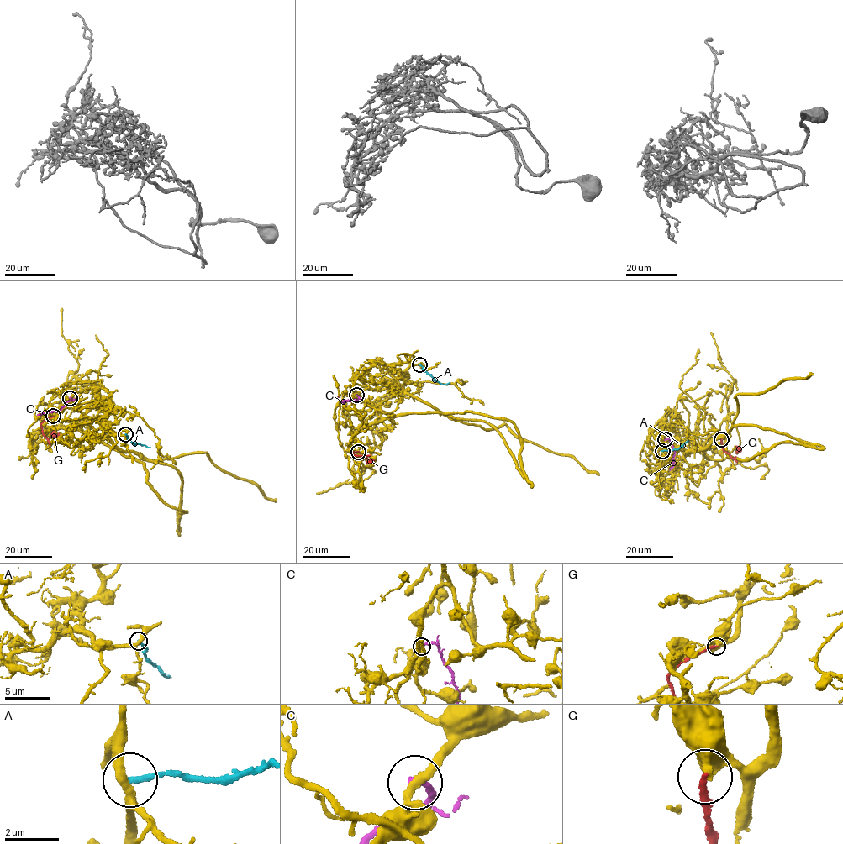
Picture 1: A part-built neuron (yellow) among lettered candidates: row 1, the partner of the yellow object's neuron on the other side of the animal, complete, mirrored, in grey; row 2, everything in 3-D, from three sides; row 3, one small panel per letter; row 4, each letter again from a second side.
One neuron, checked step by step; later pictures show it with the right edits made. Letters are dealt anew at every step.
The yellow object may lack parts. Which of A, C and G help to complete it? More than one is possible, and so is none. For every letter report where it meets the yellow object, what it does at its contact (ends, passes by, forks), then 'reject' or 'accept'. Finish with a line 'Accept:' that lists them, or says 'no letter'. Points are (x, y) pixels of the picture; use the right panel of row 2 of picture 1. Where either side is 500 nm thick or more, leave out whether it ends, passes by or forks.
A: meets yellow at (662, 451); it ends there; reject
C: meets yellow at (665, 439); it ends there; reject
G: meets yellow at (721, 439); it ends there; reject
Accept: no letter

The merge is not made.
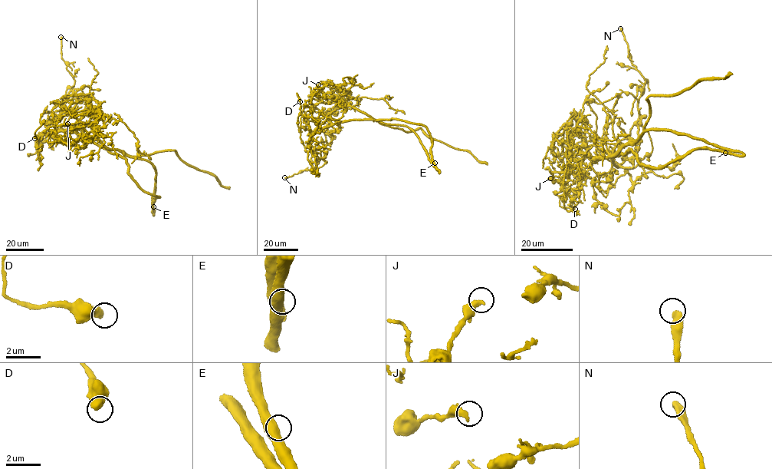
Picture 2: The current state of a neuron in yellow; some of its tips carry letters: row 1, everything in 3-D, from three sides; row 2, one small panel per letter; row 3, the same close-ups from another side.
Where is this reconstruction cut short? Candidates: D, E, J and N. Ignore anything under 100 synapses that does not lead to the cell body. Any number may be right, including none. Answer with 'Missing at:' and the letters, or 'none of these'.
Missing at: none of these

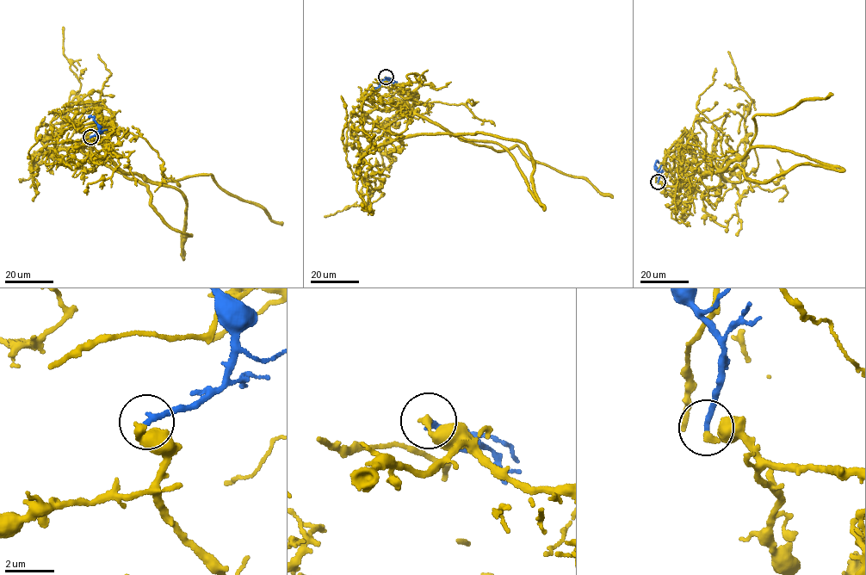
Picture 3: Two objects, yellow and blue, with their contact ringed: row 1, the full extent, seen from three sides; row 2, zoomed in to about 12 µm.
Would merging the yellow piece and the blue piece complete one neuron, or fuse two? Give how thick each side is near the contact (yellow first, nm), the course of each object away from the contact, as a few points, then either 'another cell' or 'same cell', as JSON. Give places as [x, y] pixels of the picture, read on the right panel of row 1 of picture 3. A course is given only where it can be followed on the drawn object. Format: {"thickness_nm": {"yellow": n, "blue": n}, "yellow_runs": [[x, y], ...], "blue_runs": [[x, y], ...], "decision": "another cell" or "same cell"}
{"thickness_nm": {"yellow": 260, "blue": 240}, "yellow_runs": [[658, 182], [678, 188], [695, 160], [723, 181], [740, 170], [745, 145], [677, 202], [671, 218], [685, 220]], "blue_runs": [[658, 182], [658, 174], [654, 166], [657, 161], [658, 163]], "decision": "same cell"}

